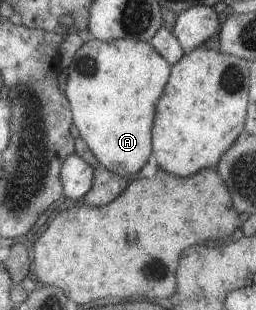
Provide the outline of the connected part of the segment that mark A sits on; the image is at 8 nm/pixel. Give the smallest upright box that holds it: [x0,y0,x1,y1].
[65,38,171,177]

